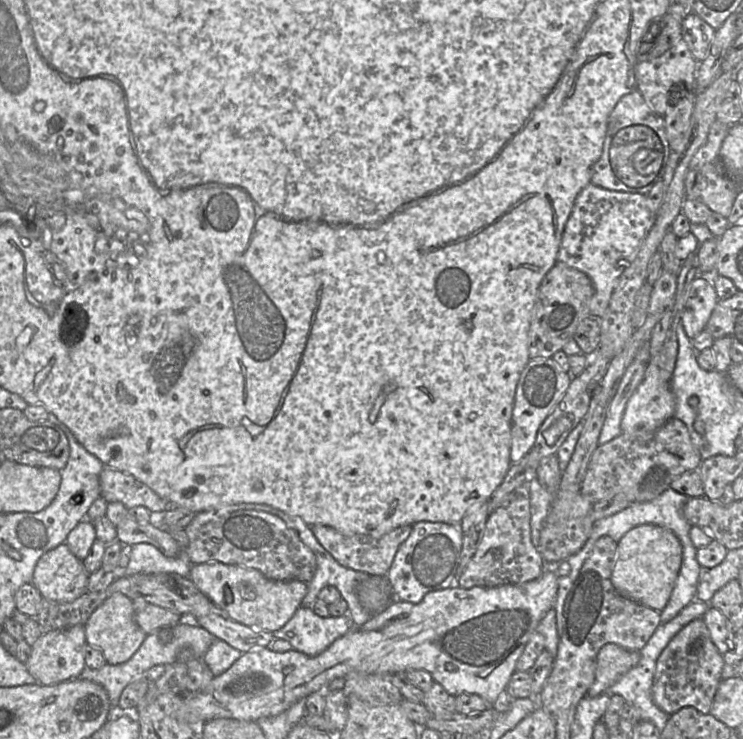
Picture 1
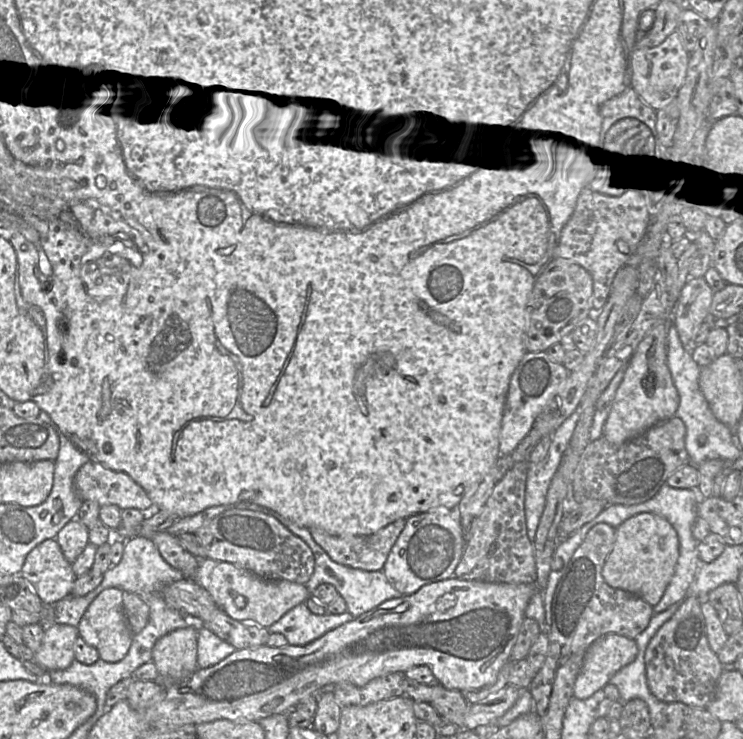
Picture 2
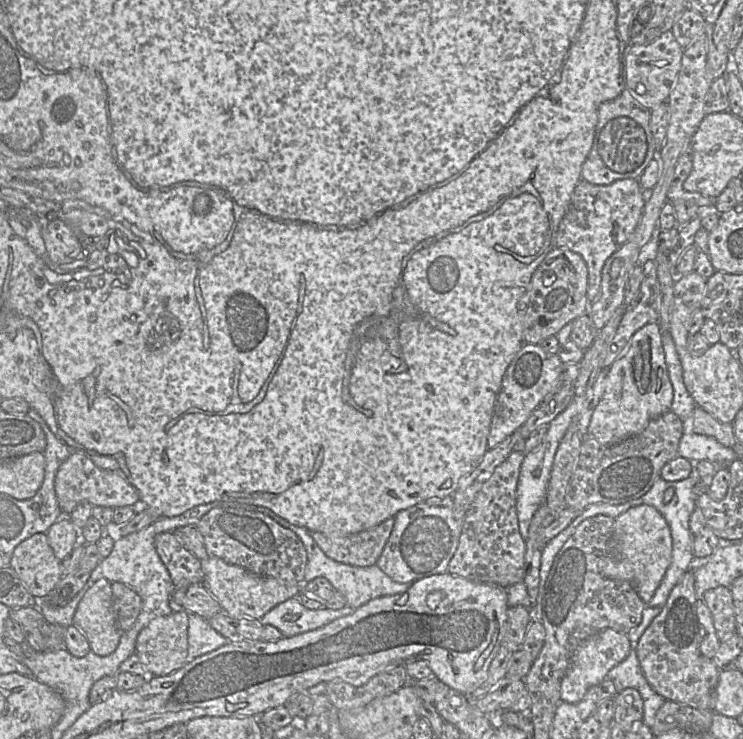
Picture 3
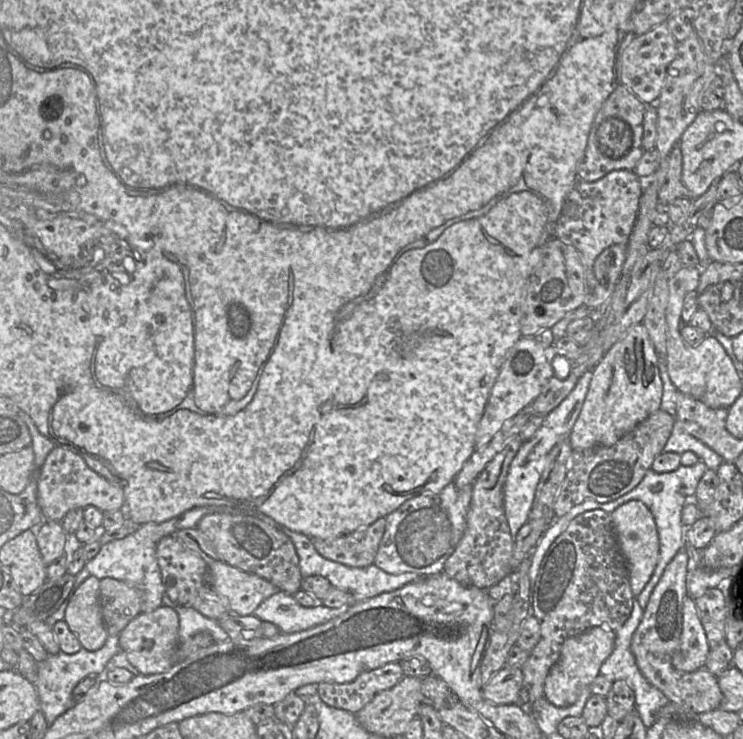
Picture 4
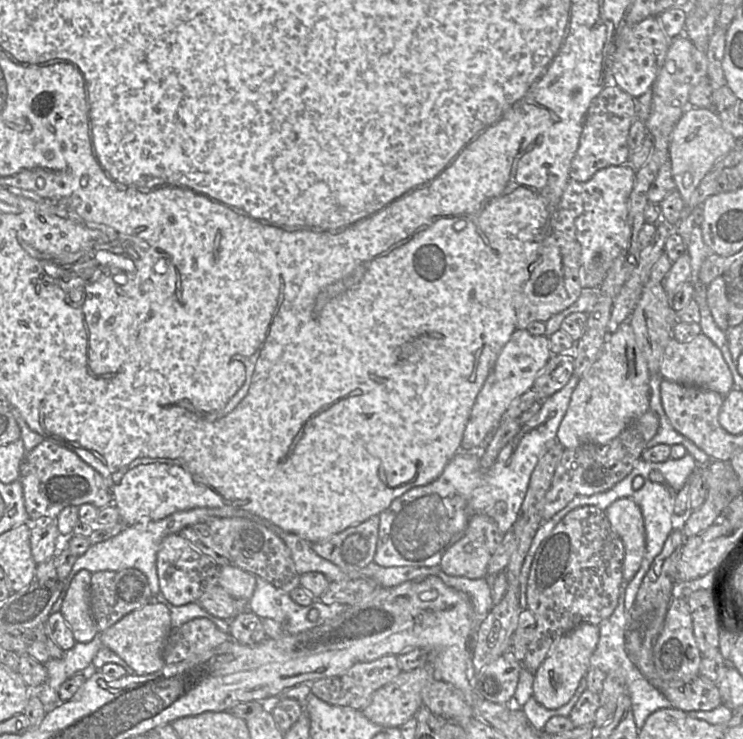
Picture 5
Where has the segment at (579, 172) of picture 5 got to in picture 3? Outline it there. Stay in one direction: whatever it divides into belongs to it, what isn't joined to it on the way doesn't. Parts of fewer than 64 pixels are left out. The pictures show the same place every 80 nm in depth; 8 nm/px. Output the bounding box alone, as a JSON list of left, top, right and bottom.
[581,88,656,185]

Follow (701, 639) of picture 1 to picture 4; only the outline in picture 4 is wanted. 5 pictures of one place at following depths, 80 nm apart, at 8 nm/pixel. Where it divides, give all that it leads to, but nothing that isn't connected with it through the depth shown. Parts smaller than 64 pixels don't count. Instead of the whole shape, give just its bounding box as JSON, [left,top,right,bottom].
[631,545,722,713]

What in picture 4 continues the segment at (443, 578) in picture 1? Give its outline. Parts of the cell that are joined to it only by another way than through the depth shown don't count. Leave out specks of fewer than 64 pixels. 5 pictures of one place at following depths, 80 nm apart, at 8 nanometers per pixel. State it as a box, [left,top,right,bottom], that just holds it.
[374,483,472,576]

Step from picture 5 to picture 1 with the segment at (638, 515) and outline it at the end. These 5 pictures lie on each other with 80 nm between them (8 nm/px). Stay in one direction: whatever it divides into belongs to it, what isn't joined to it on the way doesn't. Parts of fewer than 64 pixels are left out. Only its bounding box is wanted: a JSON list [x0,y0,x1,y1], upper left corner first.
[611,524,682,611]

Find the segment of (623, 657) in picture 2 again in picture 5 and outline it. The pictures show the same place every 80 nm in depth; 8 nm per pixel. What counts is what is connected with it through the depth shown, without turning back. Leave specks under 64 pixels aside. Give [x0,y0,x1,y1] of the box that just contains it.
[533,623,599,709]

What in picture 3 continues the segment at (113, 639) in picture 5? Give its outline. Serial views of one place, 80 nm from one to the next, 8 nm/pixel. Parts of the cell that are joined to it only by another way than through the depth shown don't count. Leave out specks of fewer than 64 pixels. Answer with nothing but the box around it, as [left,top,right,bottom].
[134,608,189,676]

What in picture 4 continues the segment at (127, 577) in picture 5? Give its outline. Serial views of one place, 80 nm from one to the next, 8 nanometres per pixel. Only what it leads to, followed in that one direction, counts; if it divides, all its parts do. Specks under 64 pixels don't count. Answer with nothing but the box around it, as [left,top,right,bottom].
[99,579,144,635]

